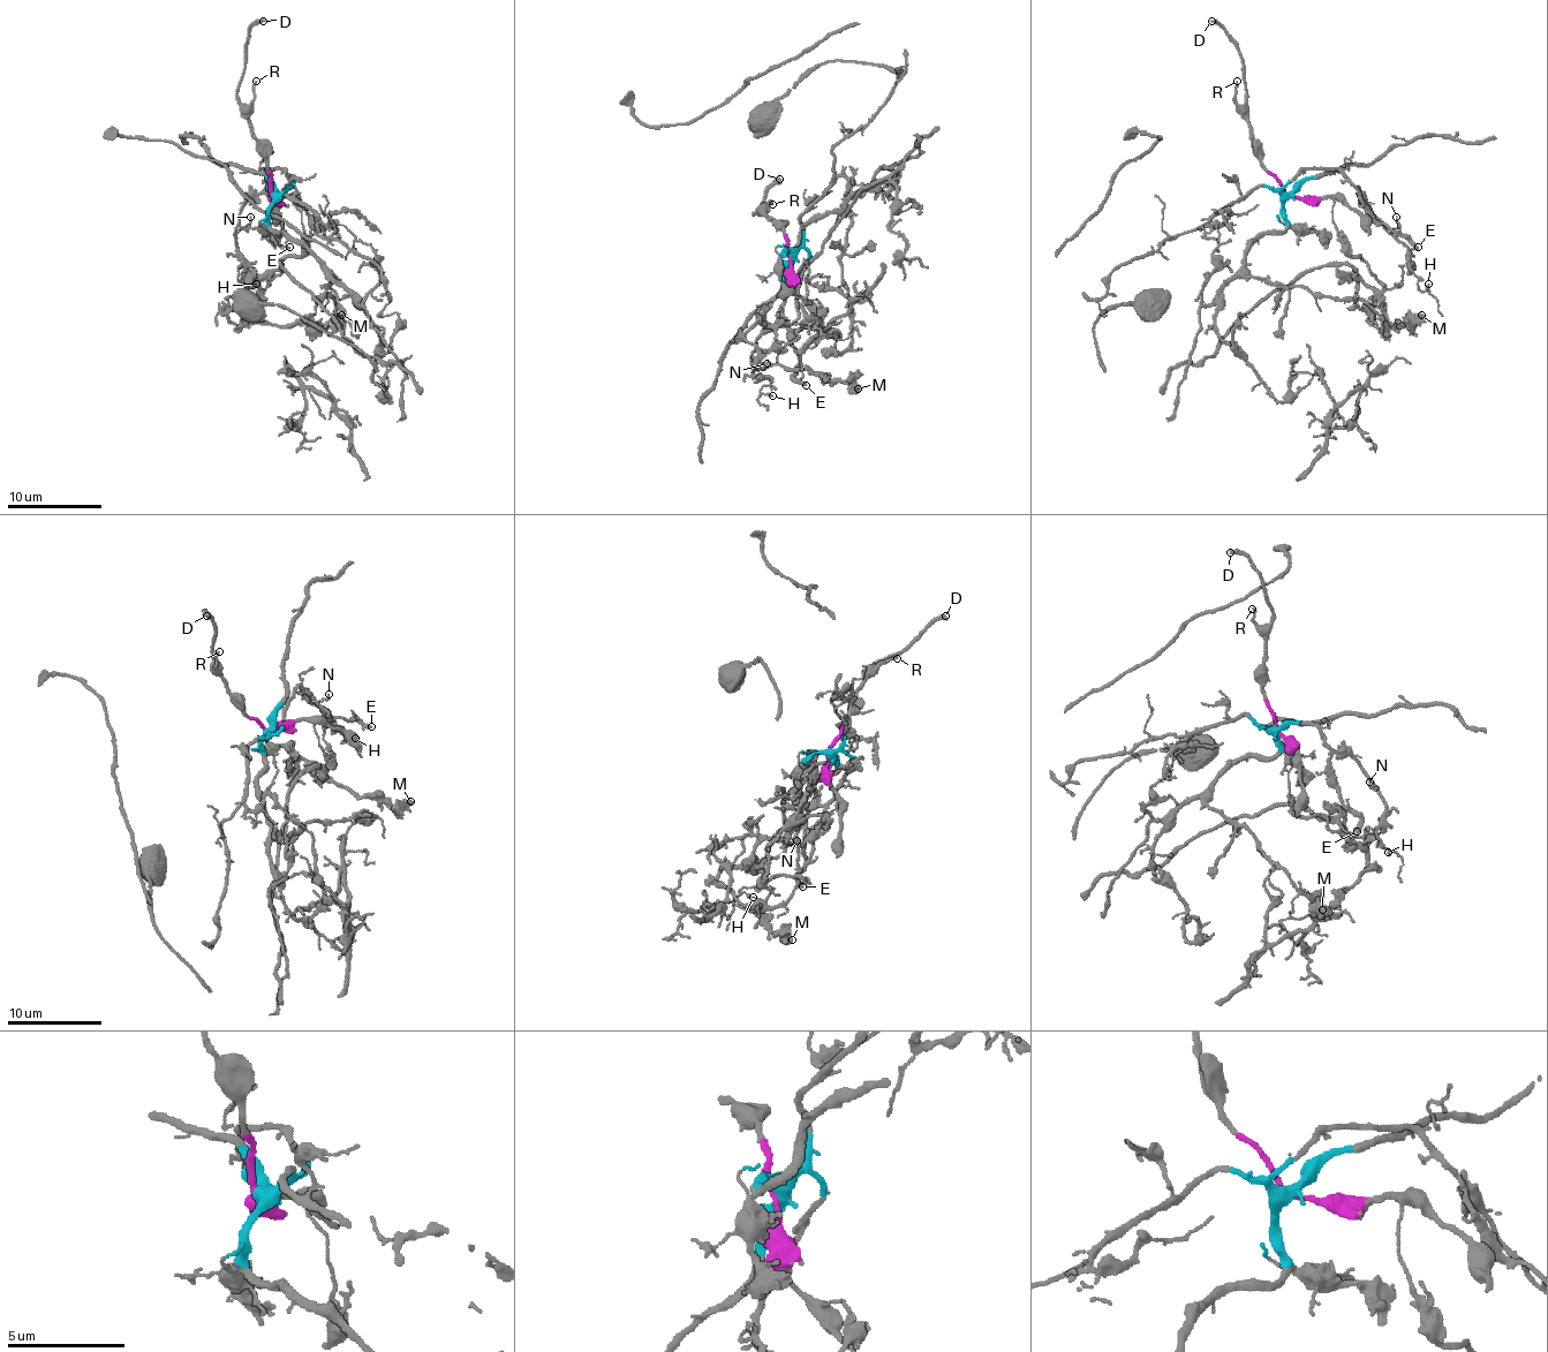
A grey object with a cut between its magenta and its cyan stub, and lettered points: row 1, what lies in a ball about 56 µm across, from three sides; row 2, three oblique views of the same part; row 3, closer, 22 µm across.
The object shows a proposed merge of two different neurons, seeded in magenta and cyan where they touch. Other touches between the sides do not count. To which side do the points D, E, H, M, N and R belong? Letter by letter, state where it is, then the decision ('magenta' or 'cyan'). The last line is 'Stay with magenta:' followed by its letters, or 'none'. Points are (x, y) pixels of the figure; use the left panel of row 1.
D: at (263, 21); magenta
E: at (289, 247); cyan
H: at (256, 284); cyan
M: at (341, 315); magenta
N: at (250, 217); cyan
R: at (256, 81); magenta
Stay with magenta: D, M, R

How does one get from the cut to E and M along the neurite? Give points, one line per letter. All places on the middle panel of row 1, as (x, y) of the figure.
E: (790, 256), (783, 306), (787, 339), (799, 361), (794, 377), (806, 384)
M: (790, 256), (794, 289), (818, 299), (821, 314), (783, 348), (759, 354), (761, 361), (848, 379), (859, 389)

